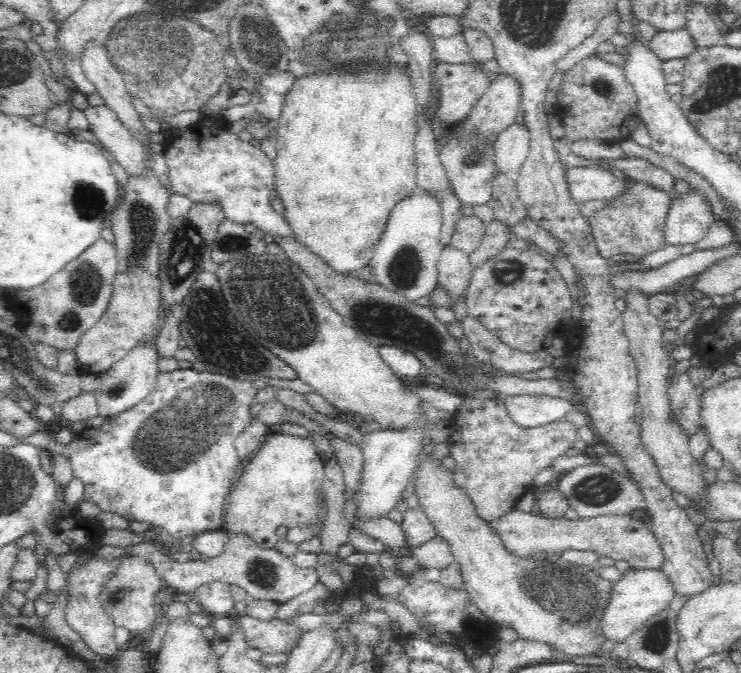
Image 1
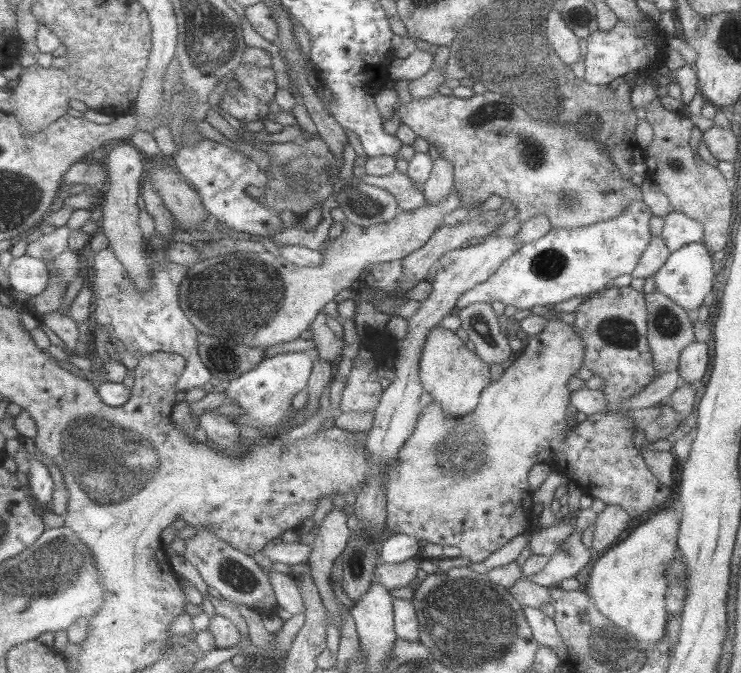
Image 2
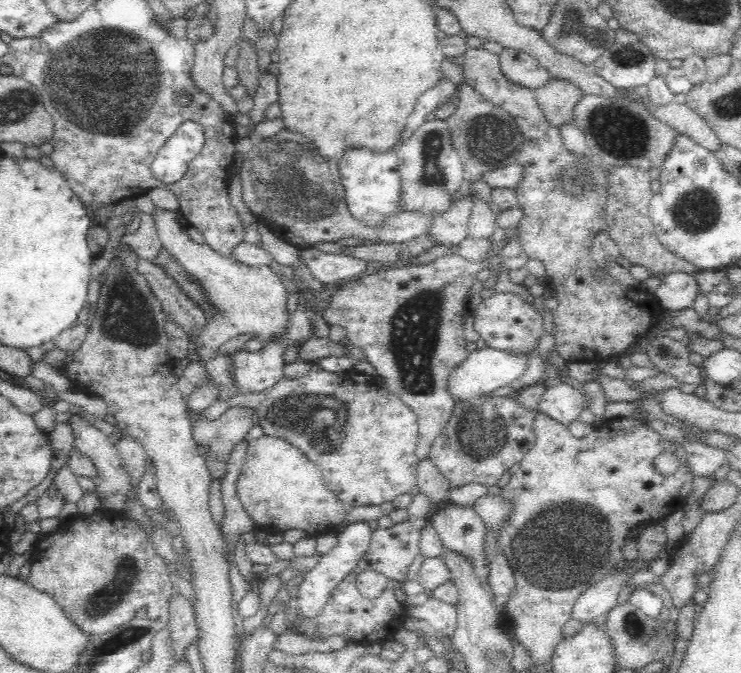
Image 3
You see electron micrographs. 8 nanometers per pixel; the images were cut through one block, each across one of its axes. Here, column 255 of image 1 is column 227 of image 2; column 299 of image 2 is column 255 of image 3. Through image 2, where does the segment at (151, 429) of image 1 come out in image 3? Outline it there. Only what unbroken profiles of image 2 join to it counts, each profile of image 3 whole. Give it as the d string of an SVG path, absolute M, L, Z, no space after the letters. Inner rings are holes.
M270 341L263 343L263 347L251 352L246 348L228 354L230 357L230 377L234 383L234 394L250 394L266 392L272 388L276 382L284 377L283 366L285 362L282 358L286 349L284 341Z

